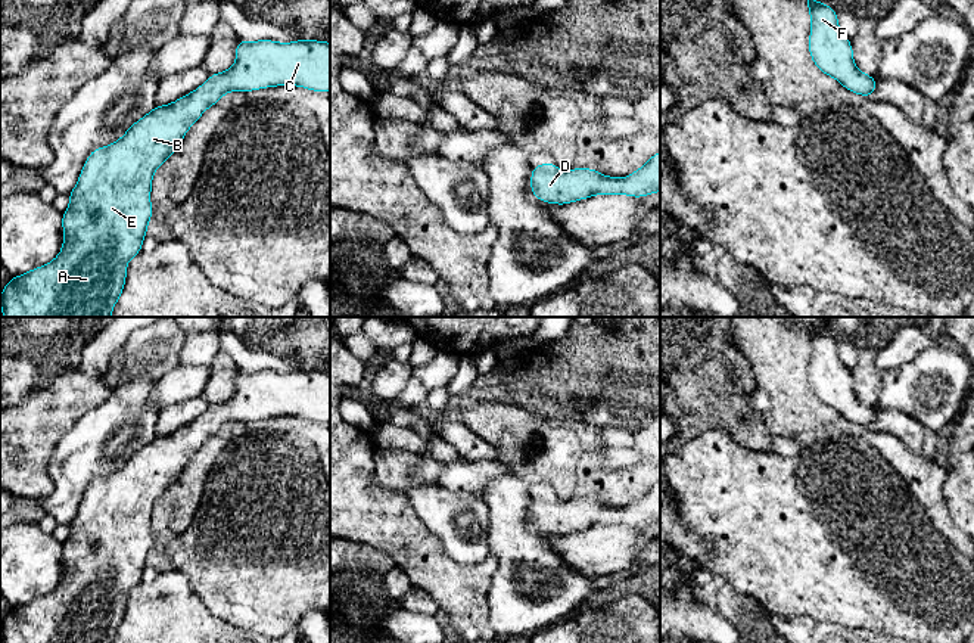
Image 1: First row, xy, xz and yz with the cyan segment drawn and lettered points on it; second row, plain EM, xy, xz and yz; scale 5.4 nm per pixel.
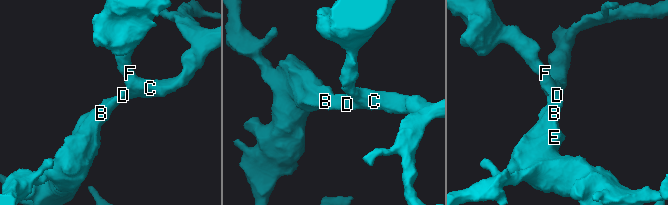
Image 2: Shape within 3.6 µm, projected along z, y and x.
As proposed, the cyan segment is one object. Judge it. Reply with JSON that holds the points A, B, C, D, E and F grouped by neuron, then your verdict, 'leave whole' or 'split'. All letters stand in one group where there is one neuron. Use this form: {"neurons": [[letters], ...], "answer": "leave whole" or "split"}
{"neurons": [["A", "B", "C", "D", "E", "F"]], "answer": "leave whole"}

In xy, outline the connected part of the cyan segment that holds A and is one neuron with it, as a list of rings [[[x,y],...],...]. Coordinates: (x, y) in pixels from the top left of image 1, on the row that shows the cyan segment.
[[[240,40],[236,46],[236,63],[230,69],[215,72],[200,87],[169,105],[155,106],[136,121],[119,140],[94,149],[85,159],[78,181],[69,193],[69,206],[62,214],[63,246],[59,255],[41,267],[10,277],[0,295],[3,317],[111,317],[122,295],[127,264],[141,252],[149,220],[153,215],[150,192],[155,171],[177,150],[189,128],[202,114],[225,93],[253,91],[274,86],[298,86],[320,93],[330,91],[330,43],[318,40],[292,43]]]

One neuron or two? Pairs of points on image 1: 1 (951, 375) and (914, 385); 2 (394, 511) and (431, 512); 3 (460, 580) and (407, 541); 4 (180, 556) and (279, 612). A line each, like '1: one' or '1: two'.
1: one
2: two
3: one
4: one

